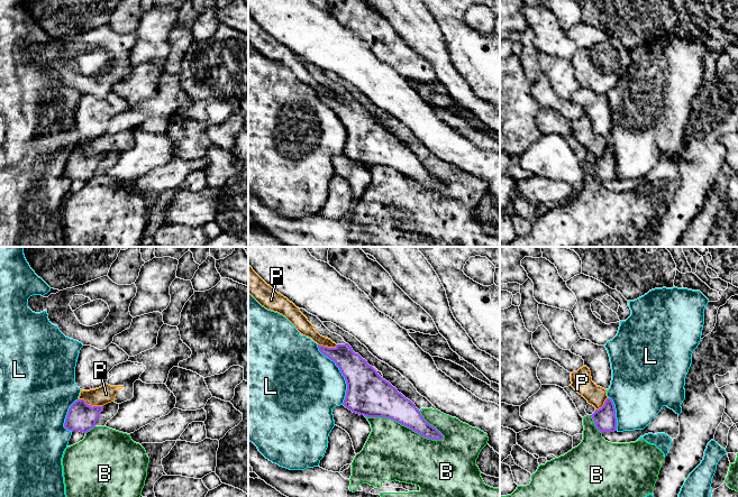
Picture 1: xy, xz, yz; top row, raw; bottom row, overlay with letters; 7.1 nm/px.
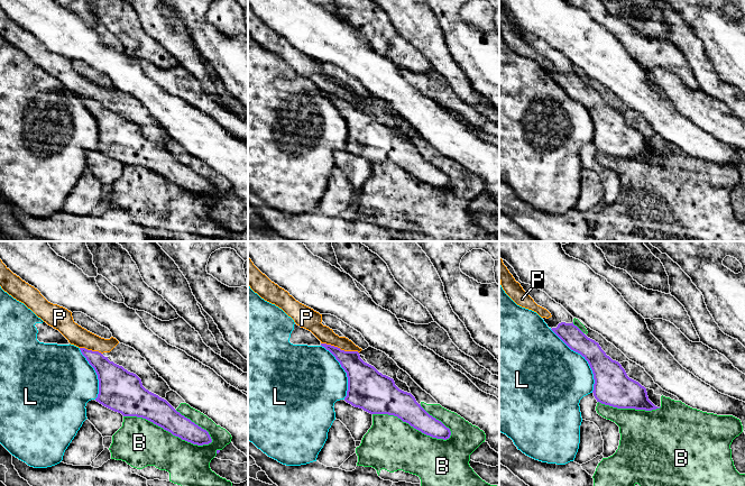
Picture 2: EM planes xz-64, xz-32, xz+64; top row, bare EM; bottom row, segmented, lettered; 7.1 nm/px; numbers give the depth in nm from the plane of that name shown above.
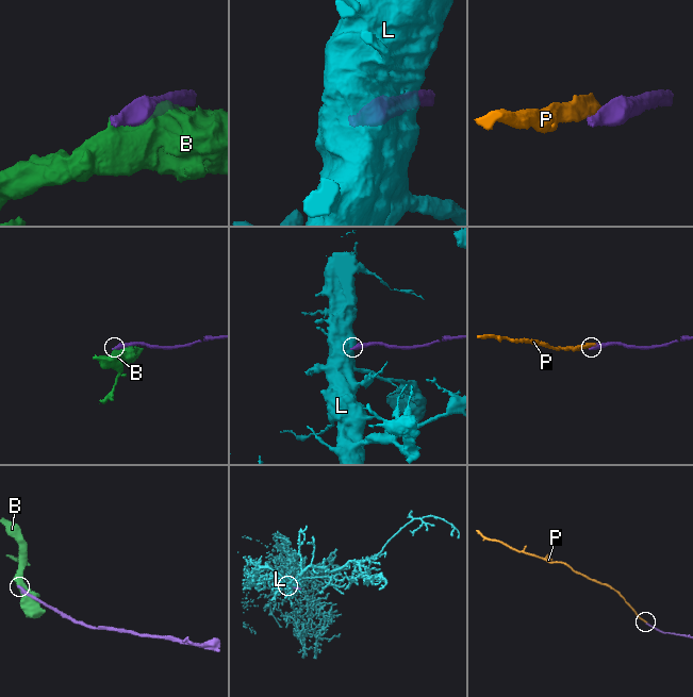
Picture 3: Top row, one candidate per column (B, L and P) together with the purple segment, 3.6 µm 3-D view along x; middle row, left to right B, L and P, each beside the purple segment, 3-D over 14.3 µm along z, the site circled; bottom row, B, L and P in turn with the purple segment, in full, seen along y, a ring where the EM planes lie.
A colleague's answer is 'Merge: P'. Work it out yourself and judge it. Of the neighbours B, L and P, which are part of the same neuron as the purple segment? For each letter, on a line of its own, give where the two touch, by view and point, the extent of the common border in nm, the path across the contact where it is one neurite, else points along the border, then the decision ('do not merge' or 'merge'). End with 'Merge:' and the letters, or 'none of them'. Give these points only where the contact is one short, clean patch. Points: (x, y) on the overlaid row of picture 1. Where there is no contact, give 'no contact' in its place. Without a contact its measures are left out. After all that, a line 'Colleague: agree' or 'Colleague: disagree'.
B: xz (404, 425) | 600 nm | do not merge
L: xz (342, 373) | 480 nm | do not merge
P: xy (90, 406) | 190 nm | along xy (79, 398), (82, 398), (91, 406), (102, 406) | do not merge
Merge: none of them
Colleague: disagree

